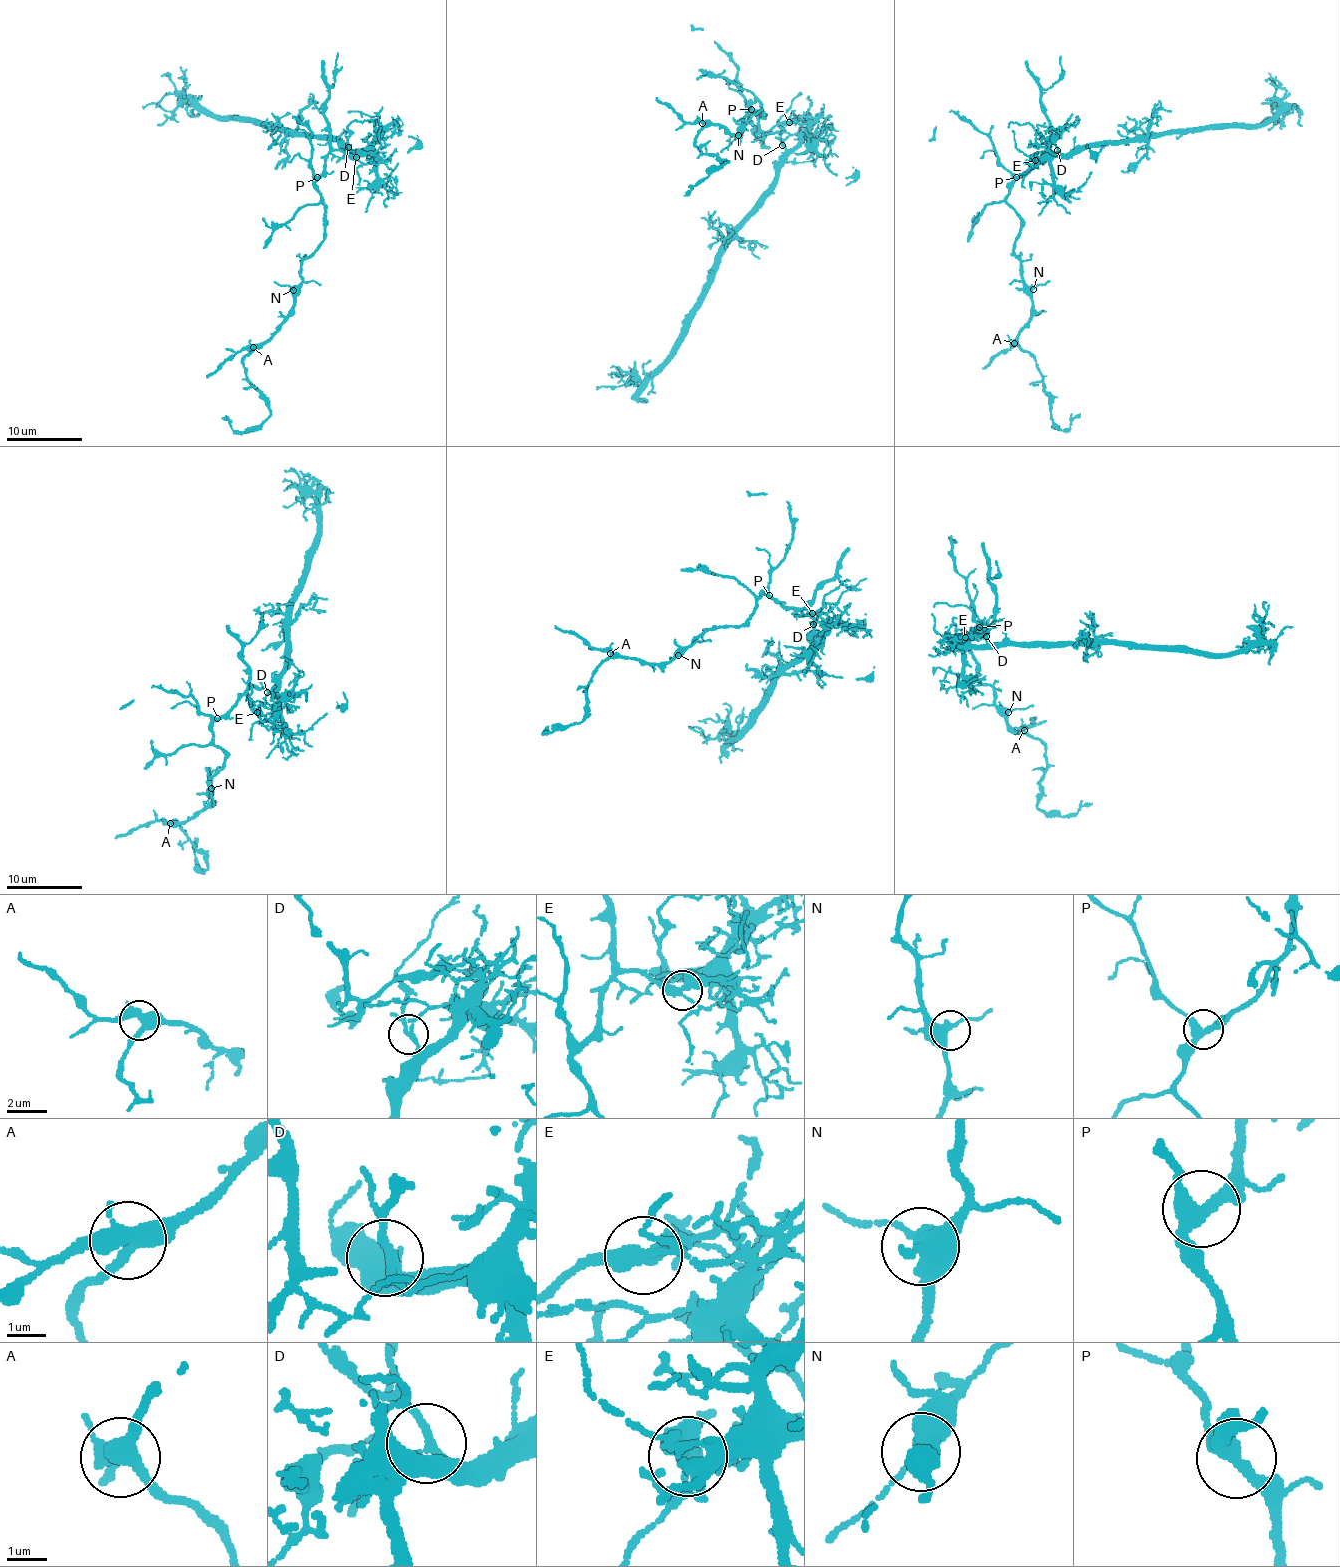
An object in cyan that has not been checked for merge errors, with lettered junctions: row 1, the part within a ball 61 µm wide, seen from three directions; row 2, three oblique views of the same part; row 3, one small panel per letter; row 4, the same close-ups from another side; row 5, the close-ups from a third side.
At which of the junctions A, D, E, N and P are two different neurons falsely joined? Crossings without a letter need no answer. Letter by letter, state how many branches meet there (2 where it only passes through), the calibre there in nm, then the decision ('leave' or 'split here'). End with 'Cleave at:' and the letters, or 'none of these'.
A: branches 4; calibre 440 nm; leave
D: branches 3; calibre 170 nm; leave
E: branches 3; calibre 380 nm; split here
N: branches 3; calibre 360 nm; leave
P: branches 3; calibre 360 nm; leave
Cleave at: E

